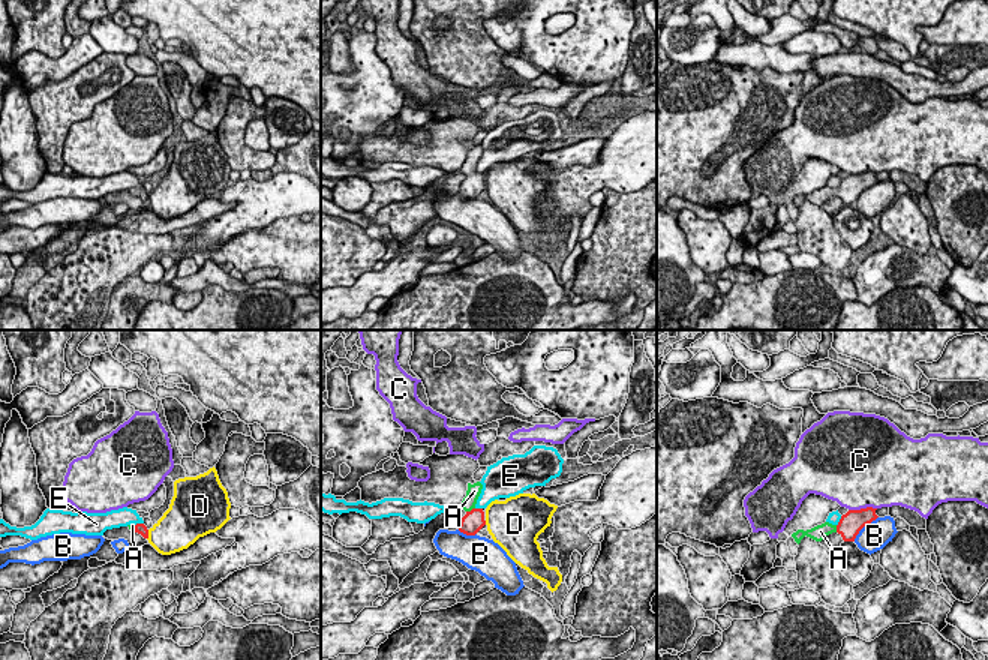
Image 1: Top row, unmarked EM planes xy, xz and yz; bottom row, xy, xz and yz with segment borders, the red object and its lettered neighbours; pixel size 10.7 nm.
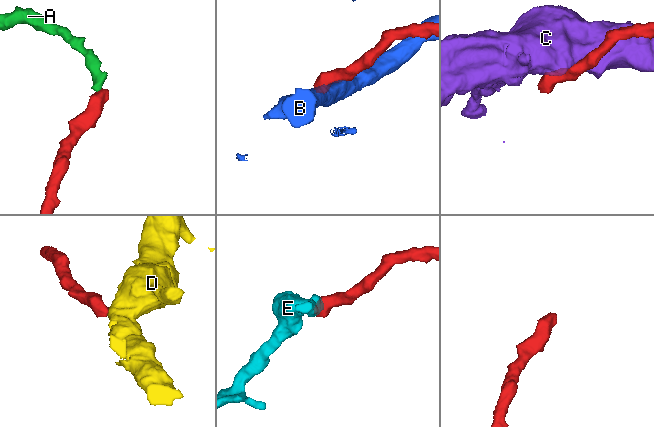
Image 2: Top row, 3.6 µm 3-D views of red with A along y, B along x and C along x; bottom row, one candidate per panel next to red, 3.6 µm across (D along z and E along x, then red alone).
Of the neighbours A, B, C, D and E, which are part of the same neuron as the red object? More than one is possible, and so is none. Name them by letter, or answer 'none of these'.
A

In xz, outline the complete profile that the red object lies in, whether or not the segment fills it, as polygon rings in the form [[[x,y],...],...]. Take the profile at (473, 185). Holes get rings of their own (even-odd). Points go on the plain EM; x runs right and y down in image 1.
[[[480,146],[474,148],[468,147],[466,160],[459,170],[466,176],[460,184],[459,195],[466,200],[475,200],[486,189],[483,172],[475,171],[481,153],[483,148]]]

